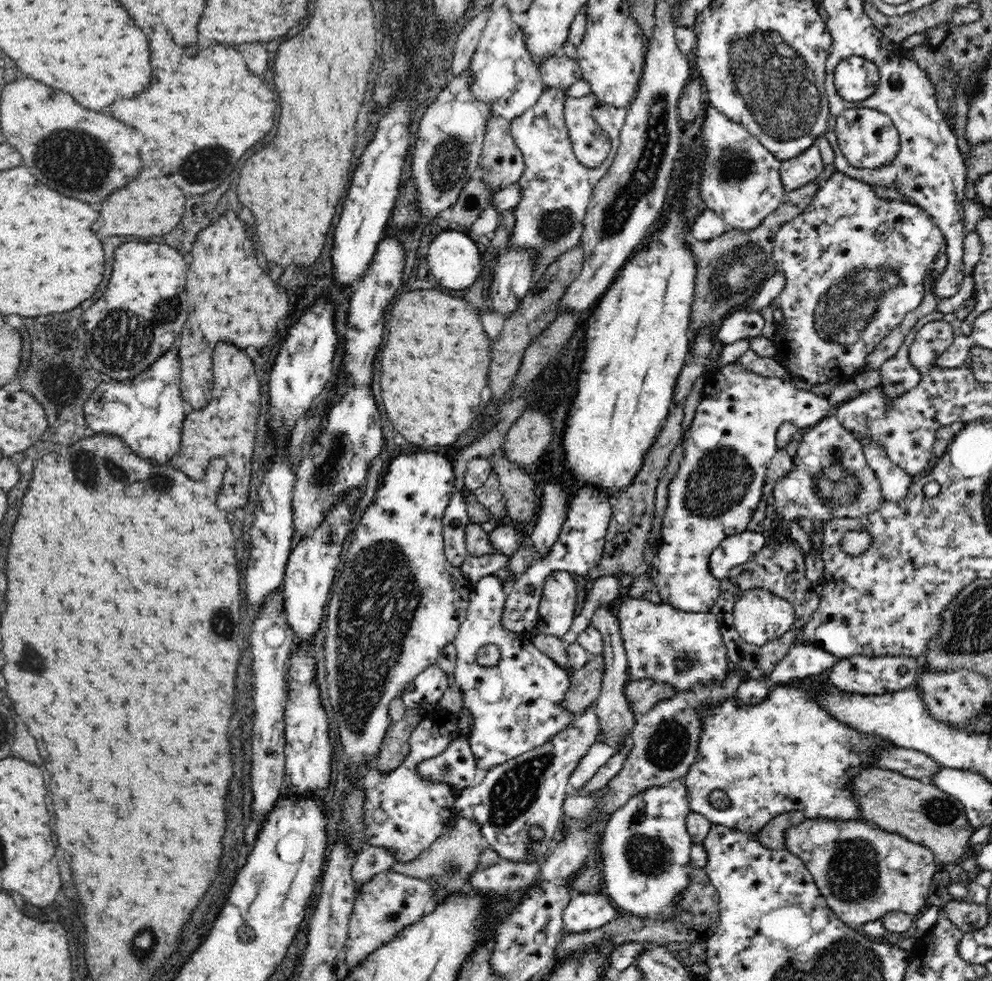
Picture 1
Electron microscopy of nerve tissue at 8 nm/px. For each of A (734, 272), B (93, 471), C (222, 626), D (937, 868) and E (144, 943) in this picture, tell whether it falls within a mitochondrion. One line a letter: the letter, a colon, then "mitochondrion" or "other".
A: mitochondrion
B: mitochondrion
C: mitochondrion
D: other
E: mitochondrion

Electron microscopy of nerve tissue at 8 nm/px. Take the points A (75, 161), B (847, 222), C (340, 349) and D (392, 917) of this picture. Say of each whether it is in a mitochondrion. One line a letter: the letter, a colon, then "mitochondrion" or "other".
A: mitochondrion
B: other
C: other
D: mitochondrion

